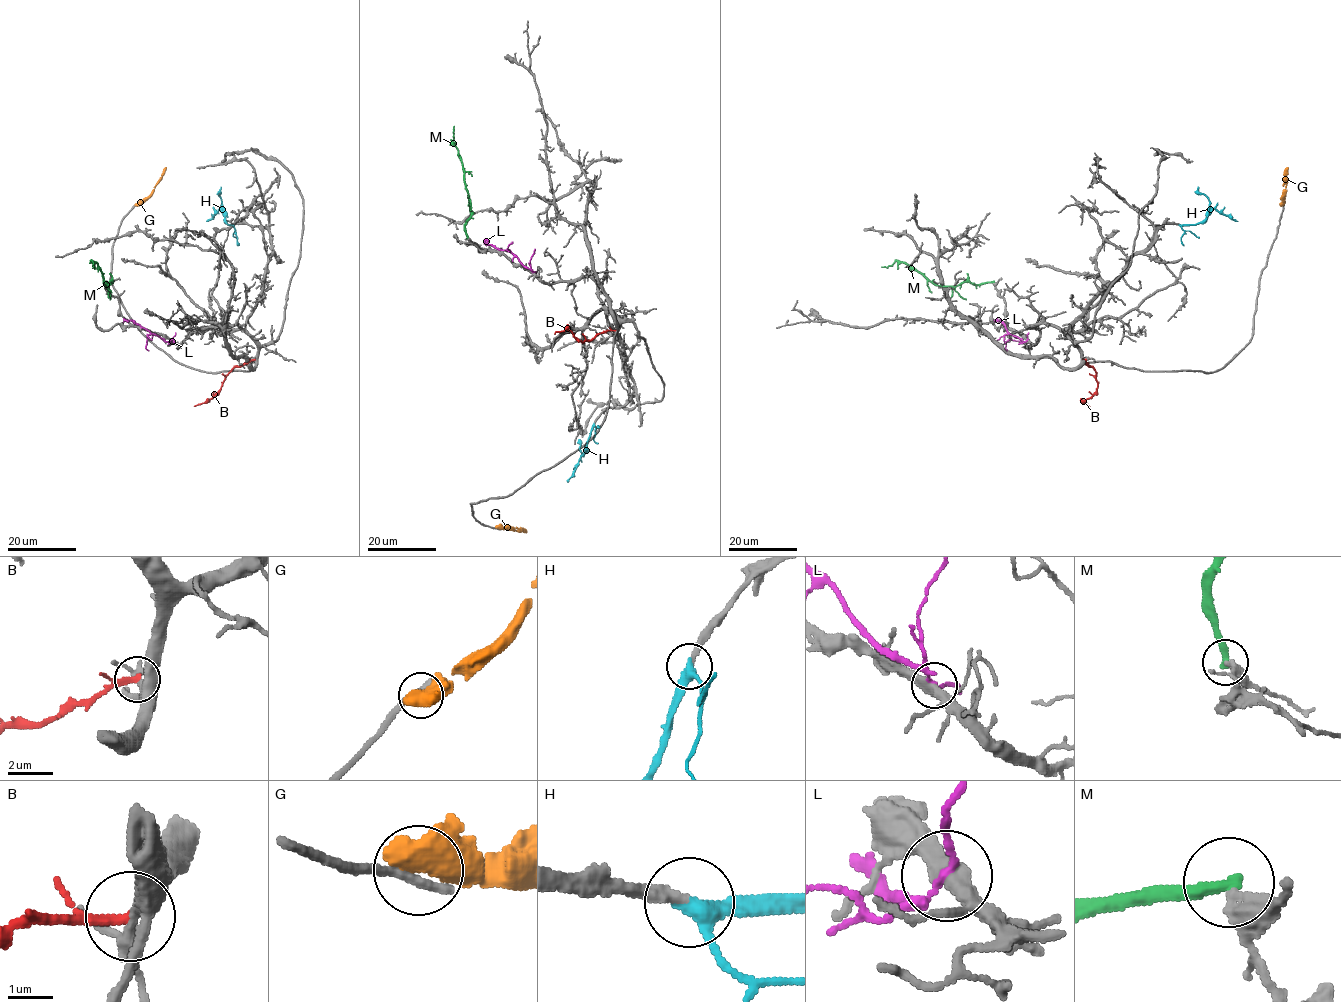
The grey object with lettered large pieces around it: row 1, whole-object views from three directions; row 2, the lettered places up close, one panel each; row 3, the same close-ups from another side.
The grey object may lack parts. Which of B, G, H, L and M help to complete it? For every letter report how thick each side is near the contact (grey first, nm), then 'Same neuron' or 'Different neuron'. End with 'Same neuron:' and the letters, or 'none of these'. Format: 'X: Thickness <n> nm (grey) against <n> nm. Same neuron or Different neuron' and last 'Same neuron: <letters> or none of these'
B: Thickness 360 nm (grey) against 170 nm. Different neuron
G: Thickness 300 nm (grey) against 550 nm. Different neuron
H: Thickness 220 nm (grey) against 320 nm. Same neuron
L: Thickness 400 nm (grey) against 150 nm. Different neuron
M: Thickness 340 nm (grey) against 300 nm. Different neuron
Same neuron: H

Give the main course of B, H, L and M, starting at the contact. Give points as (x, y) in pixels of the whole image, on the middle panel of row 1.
B: (615, 330), (605, 331), (583, 342), (566, 329), (554, 334)
H: (594, 424), (585, 452), (567, 482)
L: (532, 271), (509, 252), (490, 245), (485, 238)
M: (467, 238), (465, 227), (471, 209), (461, 158), (453, 142), (454, 126)

